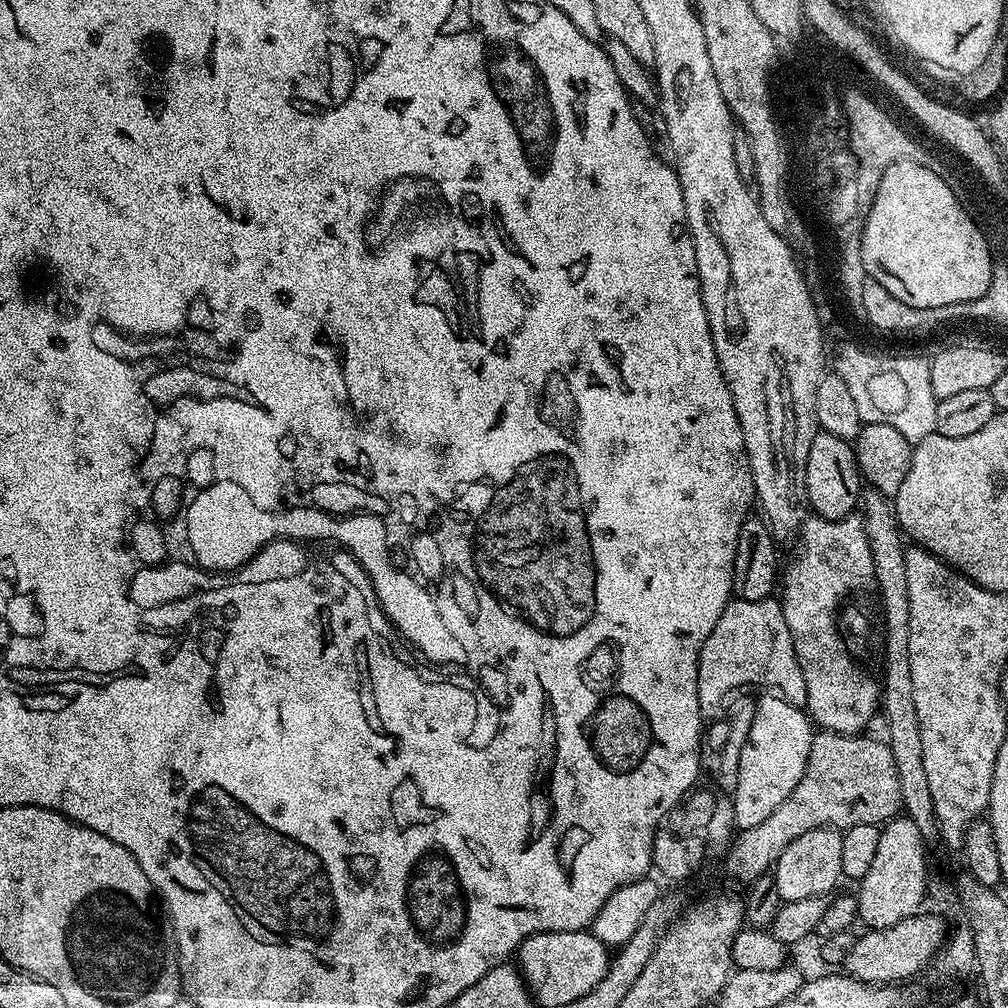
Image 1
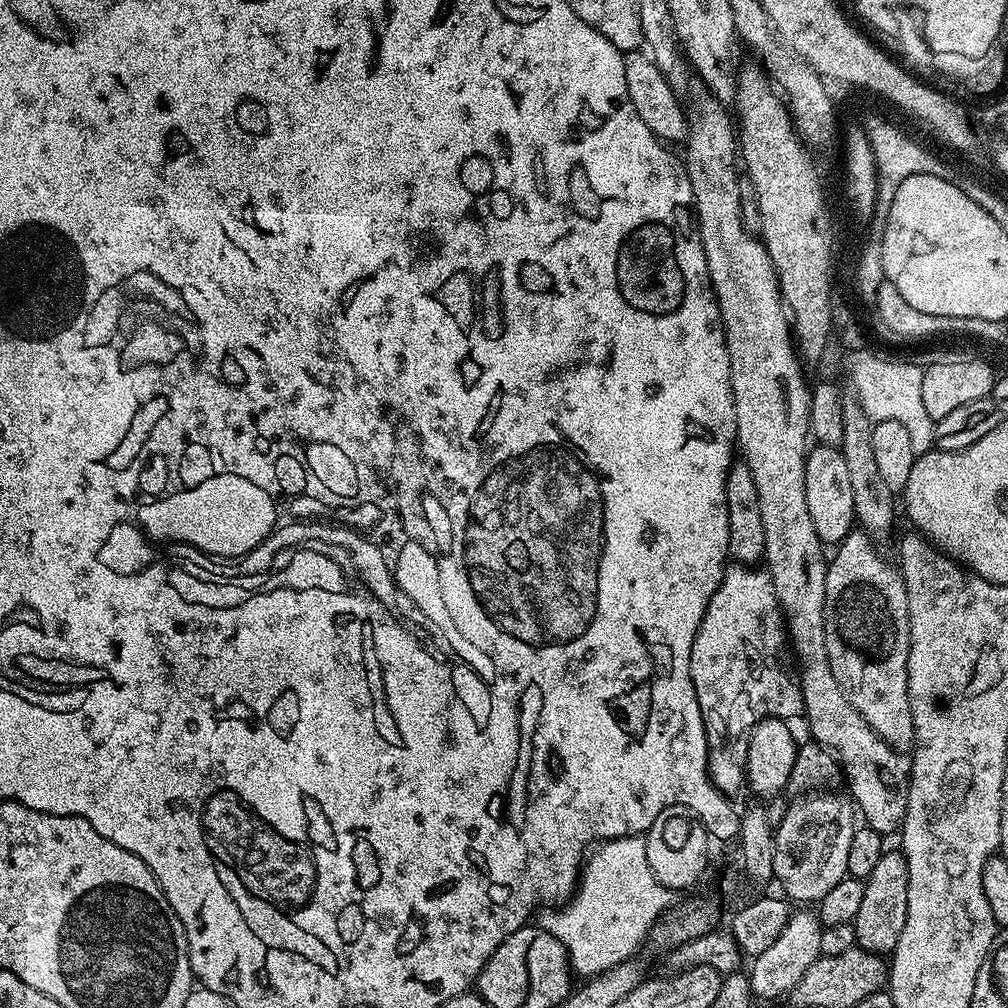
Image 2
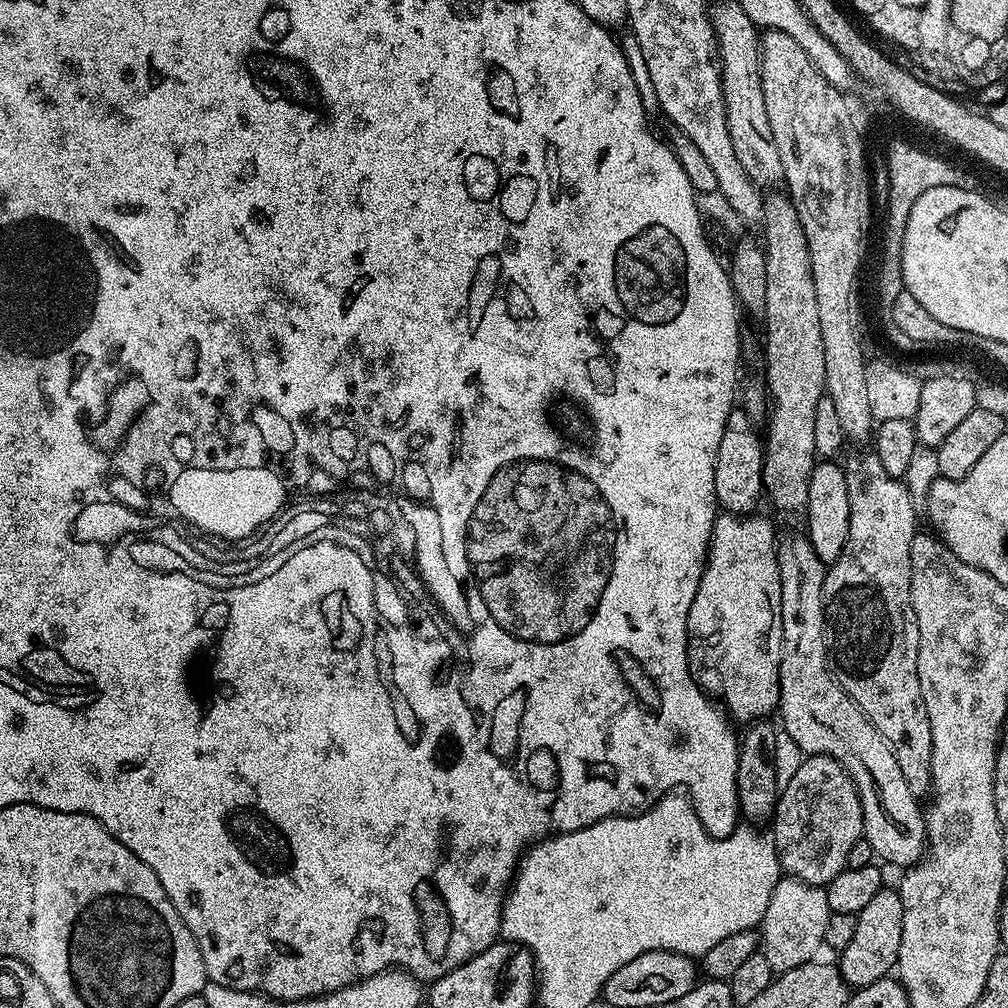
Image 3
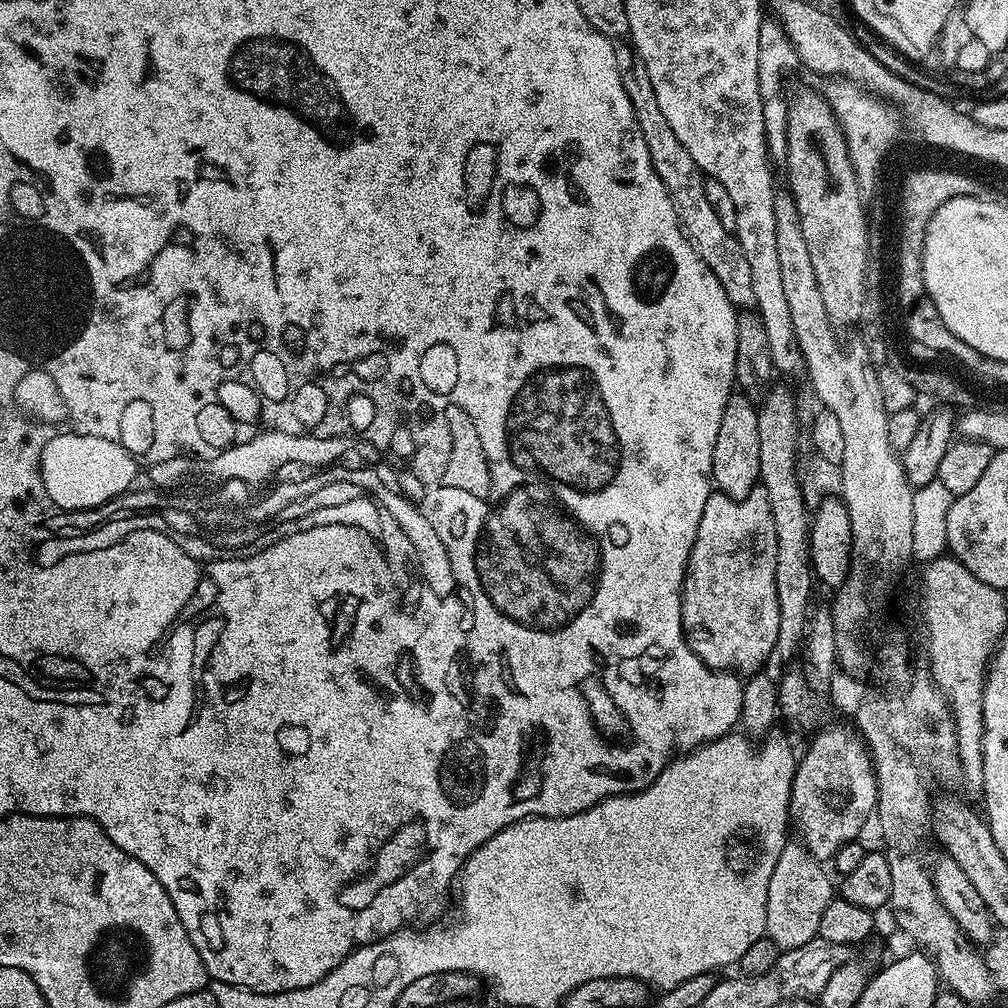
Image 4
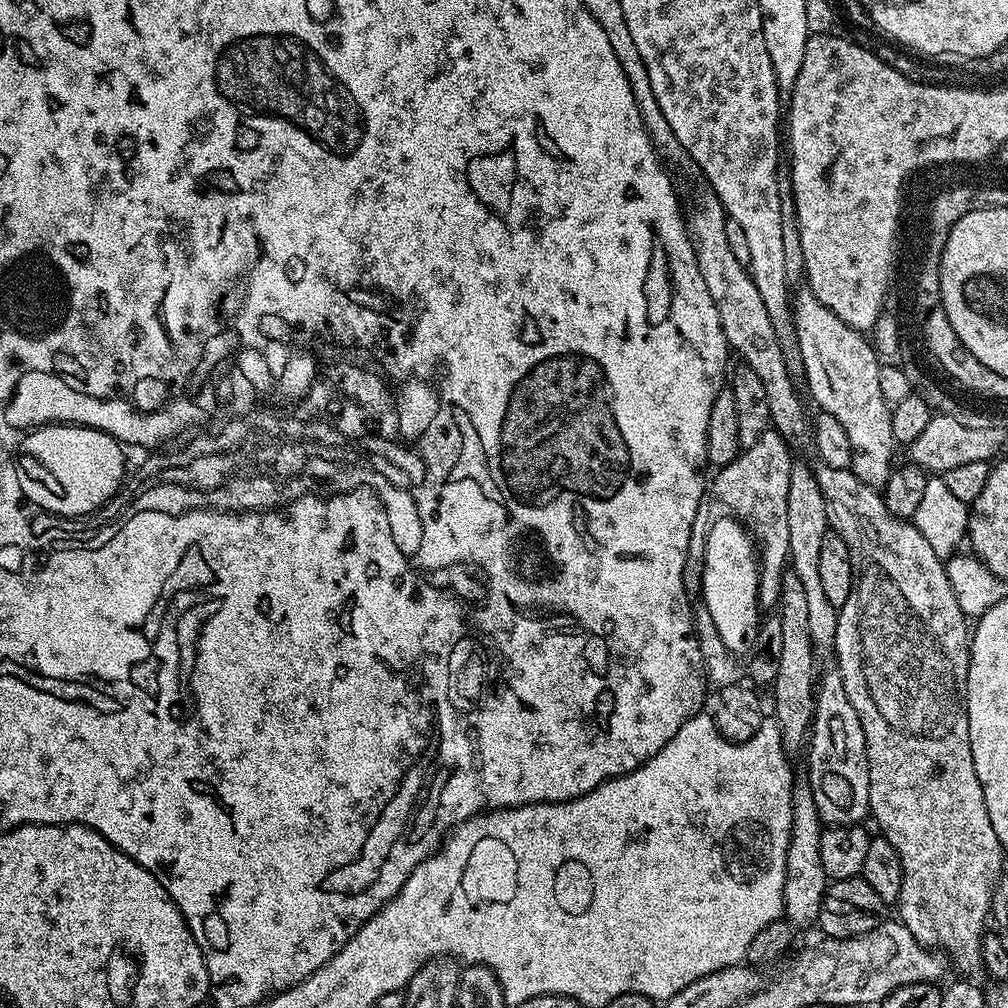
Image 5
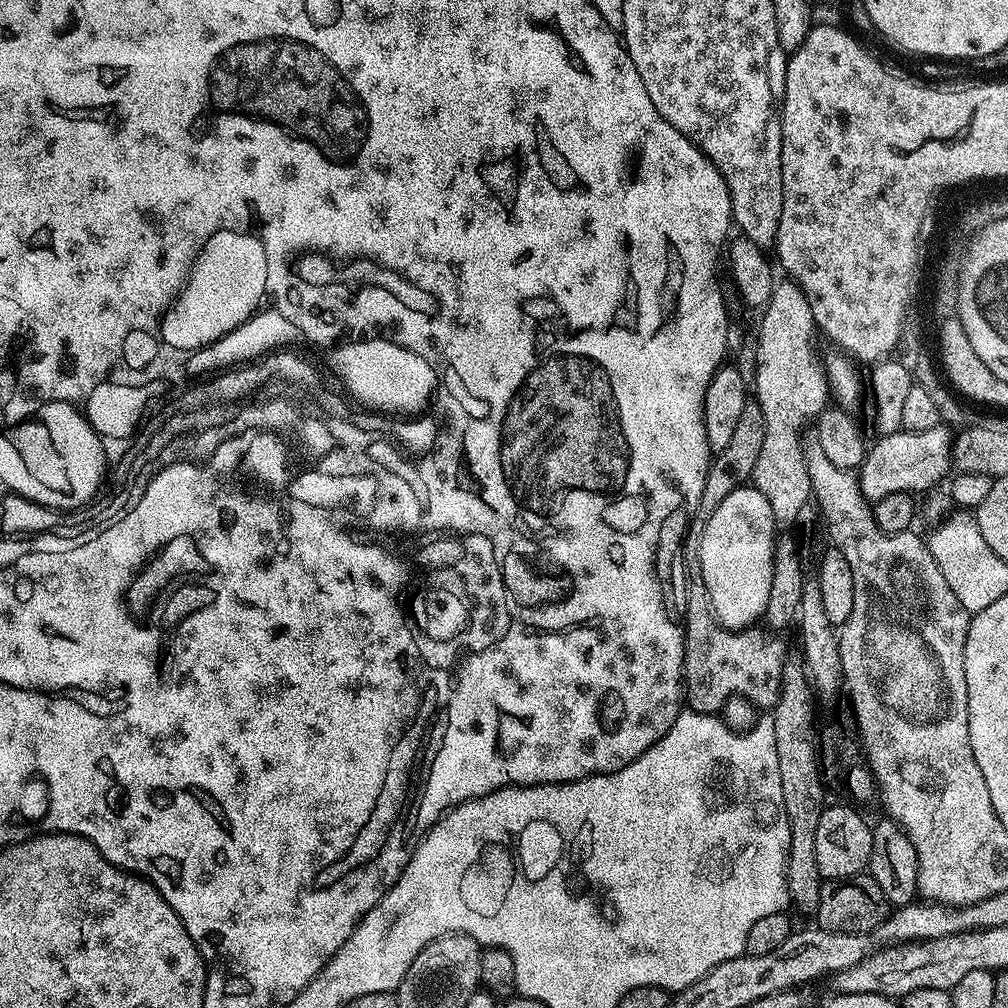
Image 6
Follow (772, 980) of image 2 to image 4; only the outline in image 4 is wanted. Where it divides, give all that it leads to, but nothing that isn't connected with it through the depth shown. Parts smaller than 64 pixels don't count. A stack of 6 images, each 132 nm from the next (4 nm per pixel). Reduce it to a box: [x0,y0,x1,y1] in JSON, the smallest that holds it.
[766,840,834,950]

